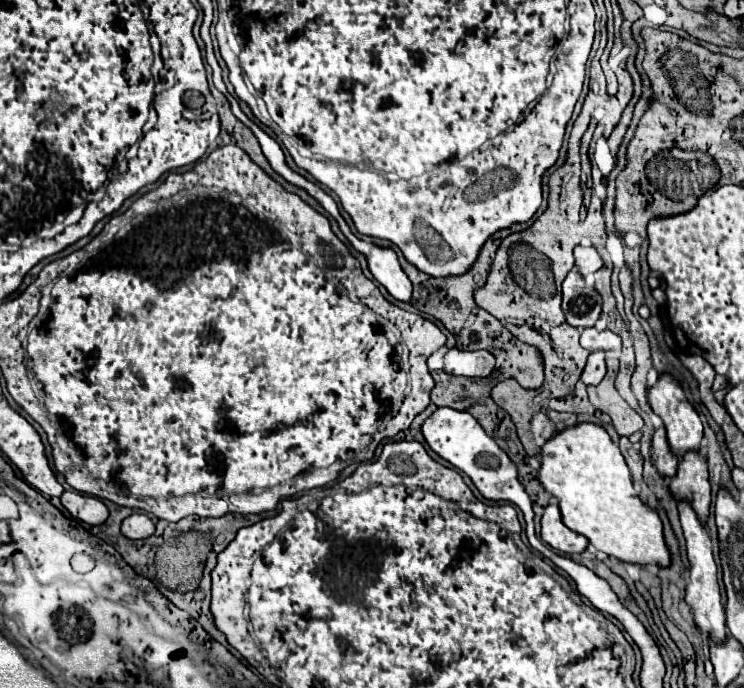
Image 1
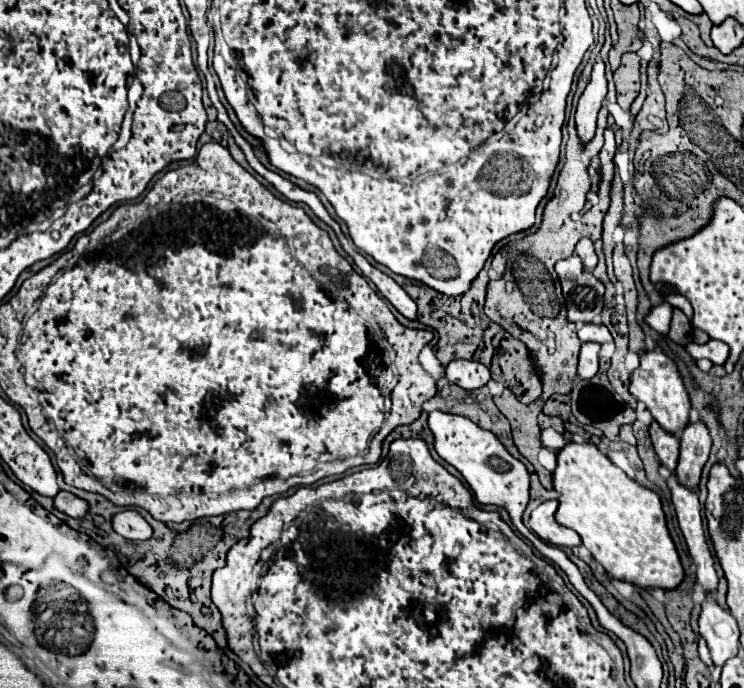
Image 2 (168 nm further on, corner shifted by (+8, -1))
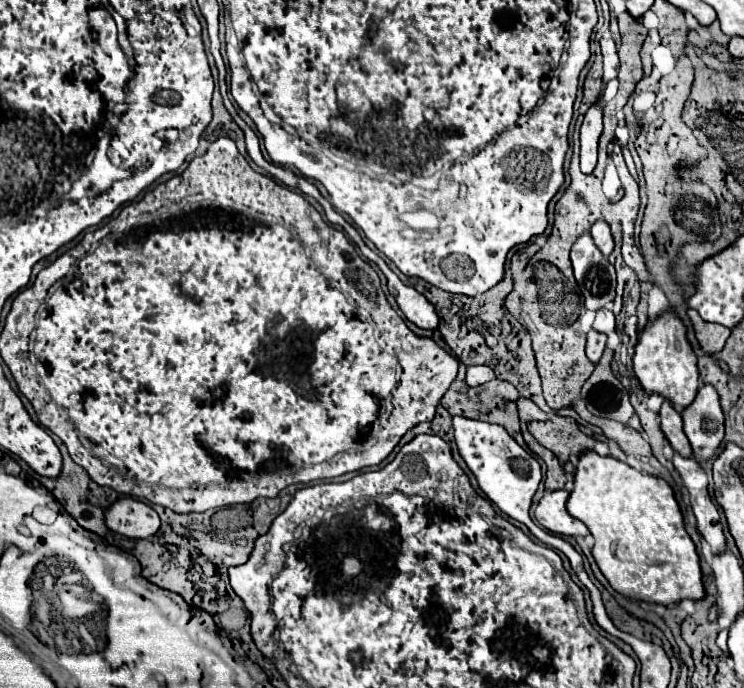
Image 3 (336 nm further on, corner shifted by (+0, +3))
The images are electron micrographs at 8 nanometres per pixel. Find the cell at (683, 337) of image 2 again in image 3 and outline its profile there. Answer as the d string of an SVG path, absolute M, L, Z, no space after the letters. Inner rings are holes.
M688 310L688 316L692 320L692 326L694 326L694 334L696 334L696 340L700 344L700 348L706 352L706 354L716 354L724 348L726 344L726 328L718 326L718 324L710 324L710 322L704 322L698 312L694 310Z

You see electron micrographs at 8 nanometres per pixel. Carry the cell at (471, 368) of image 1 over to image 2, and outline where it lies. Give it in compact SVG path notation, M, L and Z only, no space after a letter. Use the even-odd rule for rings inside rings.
M452 360L446 366L446 378L466 390L476 390L490 380L490 370L474 360Z

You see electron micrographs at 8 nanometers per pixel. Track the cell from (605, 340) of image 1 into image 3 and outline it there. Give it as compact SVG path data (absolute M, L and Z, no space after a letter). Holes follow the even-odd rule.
M608 308L598 310L592 328L594 328L596 332L602 332L602 334L610 334L610 332L614 332L614 330L616 330L616 322L614 322L614 314L612 314L612 310L608 310Z

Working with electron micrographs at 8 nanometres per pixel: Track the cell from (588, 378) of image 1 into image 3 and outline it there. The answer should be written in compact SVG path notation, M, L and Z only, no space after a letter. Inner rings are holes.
M590 330L588 332L588 342L586 342L586 356L588 356L588 360L598 364L604 348L606 348L606 336L596 332L596 330Z

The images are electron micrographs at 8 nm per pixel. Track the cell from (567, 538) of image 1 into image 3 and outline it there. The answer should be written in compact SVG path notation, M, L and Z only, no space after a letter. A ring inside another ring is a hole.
M556 490L556 492L548 492L544 494L544 498L540 500L534 516L540 522L540 526L544 526L546 530L560 534L560 536L588 536L588 528L572 518L566 510L566 500L568 500L568 490Z

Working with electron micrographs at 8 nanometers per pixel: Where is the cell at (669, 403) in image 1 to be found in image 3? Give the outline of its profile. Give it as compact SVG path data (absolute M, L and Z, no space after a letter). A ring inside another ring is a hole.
M666 312L640 330L634 352L634 374L648 394L656 392L664 396L678 412L692 404L700 388L696 356L686 340L686 326L680 322L676 314Z

